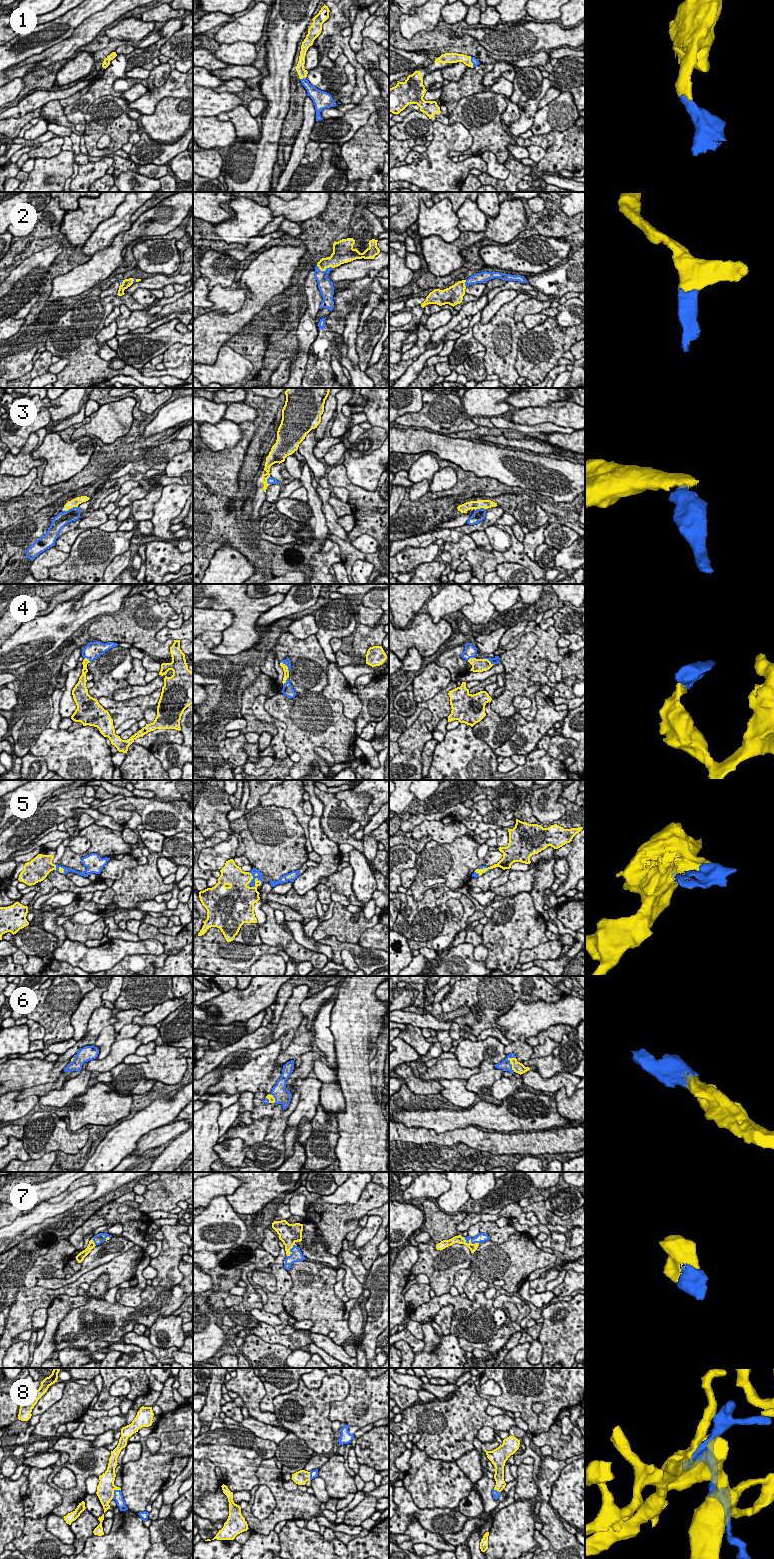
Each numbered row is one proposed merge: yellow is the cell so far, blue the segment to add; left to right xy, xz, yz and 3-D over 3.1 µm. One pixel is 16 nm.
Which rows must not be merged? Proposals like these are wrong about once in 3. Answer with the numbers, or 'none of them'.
3

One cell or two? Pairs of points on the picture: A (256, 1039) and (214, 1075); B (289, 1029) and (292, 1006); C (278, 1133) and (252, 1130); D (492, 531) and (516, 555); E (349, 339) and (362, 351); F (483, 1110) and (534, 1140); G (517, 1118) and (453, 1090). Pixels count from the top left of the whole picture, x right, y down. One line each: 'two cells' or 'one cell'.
A: two cells
B: one cell
C: two cells
D: two cells
E: two cells
F: two cells
G: two cells

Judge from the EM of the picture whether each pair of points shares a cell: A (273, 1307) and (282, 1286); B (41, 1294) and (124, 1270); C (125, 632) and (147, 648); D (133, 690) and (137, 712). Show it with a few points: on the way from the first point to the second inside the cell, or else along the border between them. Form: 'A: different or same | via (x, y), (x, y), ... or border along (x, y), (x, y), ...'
A: same | via (275, 1302), (281, 1291)
B: same | via (62, 1291), (72, 1289), (82, 1279), (103, 1270)
C: same | via (130, 632), (142, 643)
D: different | border along (156, 689), (148, 694), (124, 700), (113, 699)

